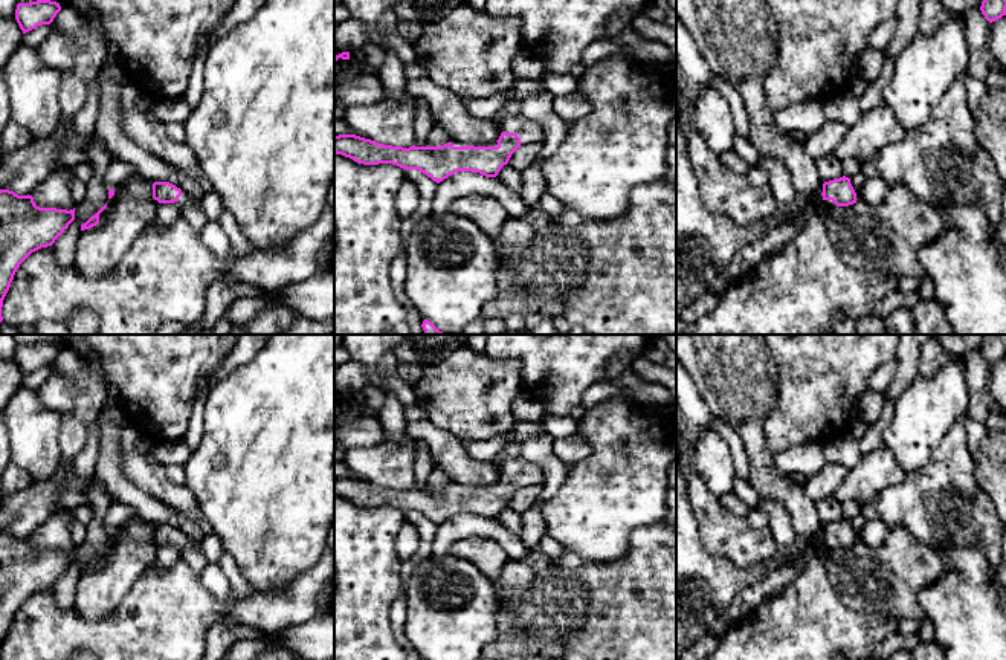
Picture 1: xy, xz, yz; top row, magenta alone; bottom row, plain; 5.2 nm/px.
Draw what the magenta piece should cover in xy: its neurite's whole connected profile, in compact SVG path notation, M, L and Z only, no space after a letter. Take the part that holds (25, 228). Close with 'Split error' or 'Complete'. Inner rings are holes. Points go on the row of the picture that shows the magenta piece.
M0 189L0 322L3 299L20 264L35 251L52 246L75 220L75 208L40 208L32 196Z. Complete

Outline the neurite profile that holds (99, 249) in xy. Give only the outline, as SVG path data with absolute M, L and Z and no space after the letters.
M139 171L131 173L99 214L99 223L81 231L73 260L81 275L89 280L107 275L153 222L159 206L153 199L153 183Z

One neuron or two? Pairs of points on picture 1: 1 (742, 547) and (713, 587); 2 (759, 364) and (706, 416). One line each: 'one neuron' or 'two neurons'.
1: two neurons
2: two neurons

